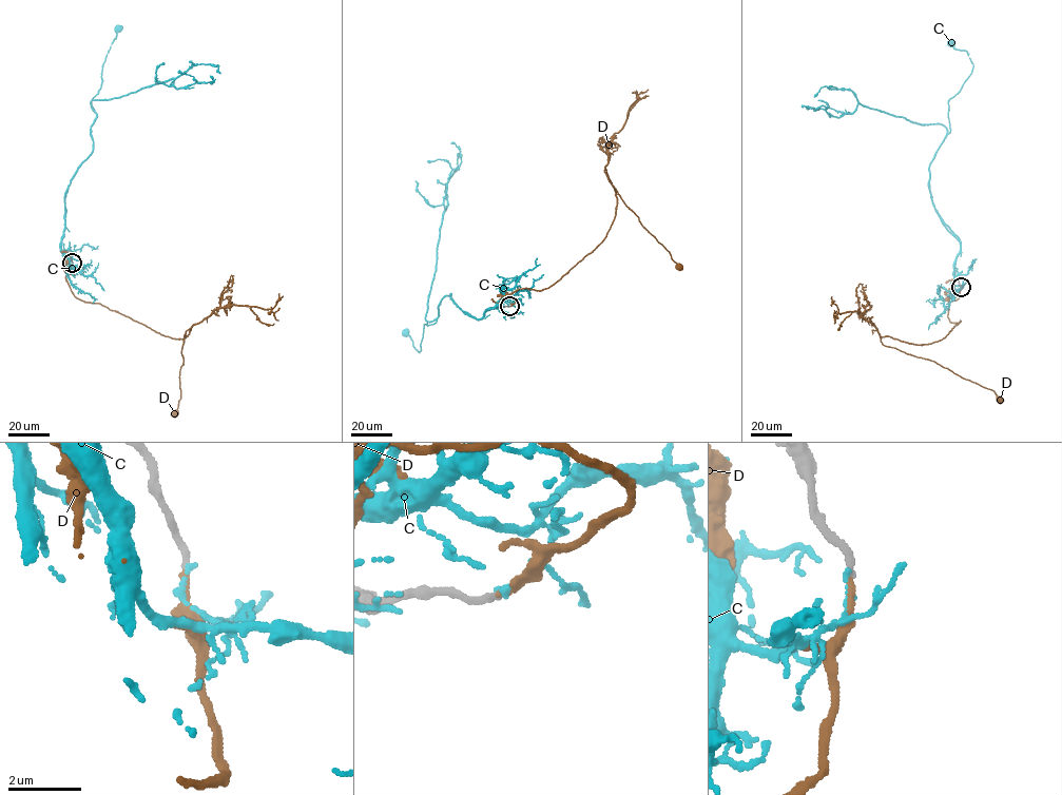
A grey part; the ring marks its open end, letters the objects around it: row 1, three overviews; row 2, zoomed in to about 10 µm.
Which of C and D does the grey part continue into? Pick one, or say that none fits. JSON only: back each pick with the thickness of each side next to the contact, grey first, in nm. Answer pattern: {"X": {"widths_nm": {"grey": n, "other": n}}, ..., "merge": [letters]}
{"D": {"widths_nm": {"grey": 170, "other": 170}}, "merge": ["D"]}

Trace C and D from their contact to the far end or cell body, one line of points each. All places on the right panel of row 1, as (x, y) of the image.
C: (960, 287), (952, 283), (960, 240), (929, 187), (929, 163), (949, 132), (948, 100), (973, 65), (950, 42)
D: (961, 287), (958, 298), (947, 297), (947, 317), (961, 322), (942, 338), (918, 345), (881, 338), (1000, 400)

